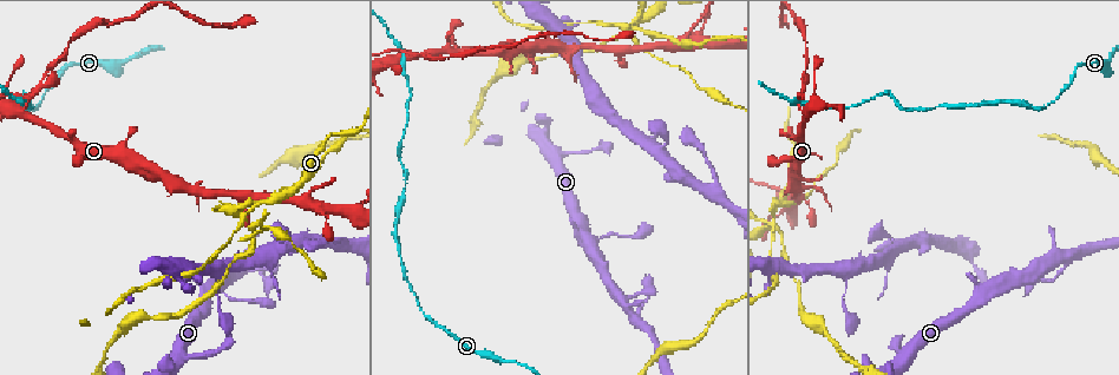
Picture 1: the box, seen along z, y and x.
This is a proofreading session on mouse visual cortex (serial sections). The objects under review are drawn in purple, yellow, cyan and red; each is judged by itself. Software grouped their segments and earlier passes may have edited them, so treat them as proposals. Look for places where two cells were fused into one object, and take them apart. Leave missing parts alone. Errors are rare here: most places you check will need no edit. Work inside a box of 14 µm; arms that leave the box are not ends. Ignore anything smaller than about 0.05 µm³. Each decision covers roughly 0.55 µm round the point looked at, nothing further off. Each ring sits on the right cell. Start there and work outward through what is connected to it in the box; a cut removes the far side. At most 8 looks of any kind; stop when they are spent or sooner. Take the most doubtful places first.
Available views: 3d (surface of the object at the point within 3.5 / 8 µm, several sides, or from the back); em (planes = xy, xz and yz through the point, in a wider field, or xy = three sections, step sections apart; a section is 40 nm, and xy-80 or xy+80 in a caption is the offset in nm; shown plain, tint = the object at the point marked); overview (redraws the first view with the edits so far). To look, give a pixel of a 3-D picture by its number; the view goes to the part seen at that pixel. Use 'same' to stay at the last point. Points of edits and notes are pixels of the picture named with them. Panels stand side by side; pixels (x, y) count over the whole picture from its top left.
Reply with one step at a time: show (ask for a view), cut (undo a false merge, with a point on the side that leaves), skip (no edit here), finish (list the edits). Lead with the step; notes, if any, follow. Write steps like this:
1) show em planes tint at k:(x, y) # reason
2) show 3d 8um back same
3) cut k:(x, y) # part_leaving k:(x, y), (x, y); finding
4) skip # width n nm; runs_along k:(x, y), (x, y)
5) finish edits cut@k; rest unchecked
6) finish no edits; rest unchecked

show 3d 3.5um at 1:(633, 27) # two arms at a narrow angle

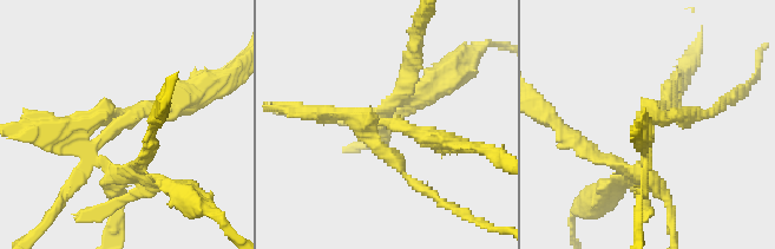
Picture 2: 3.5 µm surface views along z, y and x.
show em xy step 2 tint at 2:(116, 121) # shape alone is not enough

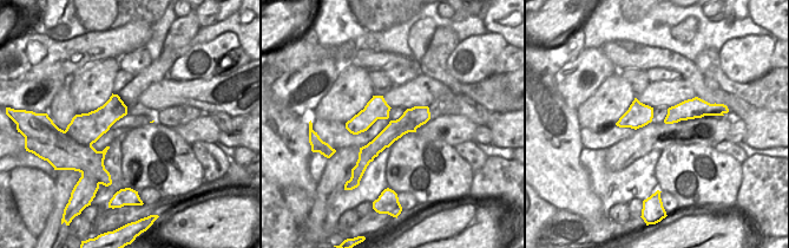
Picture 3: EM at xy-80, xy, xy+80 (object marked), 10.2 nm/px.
cut 2:(398, 159) # part_leaving 2:(363, 116), (382, 133), (363, 145); a second cell is stuck on

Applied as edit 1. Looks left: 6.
show 3d 8um at 1:(410, 53) # thin neck

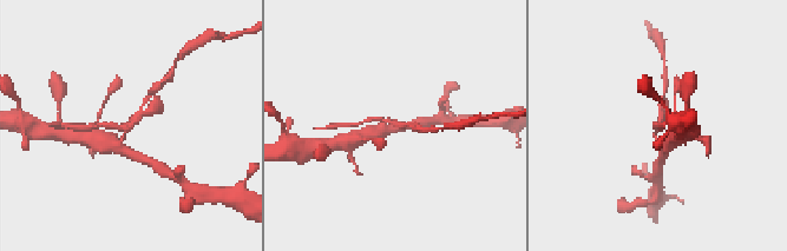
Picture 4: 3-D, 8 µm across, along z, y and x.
show 3d 3.5um at 4:(132, 123) # closer look

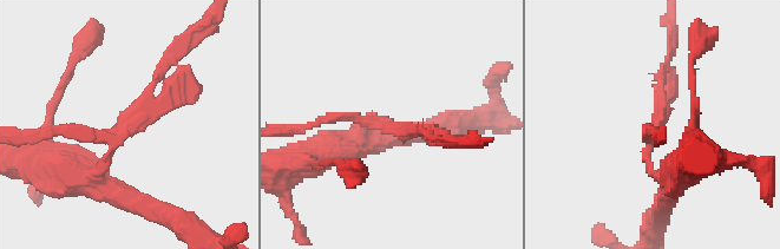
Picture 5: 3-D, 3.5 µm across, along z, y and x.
show em xy step 3 tint at 5:(125, 129) # arms 3; arm_widths 150, 200, 200 nm

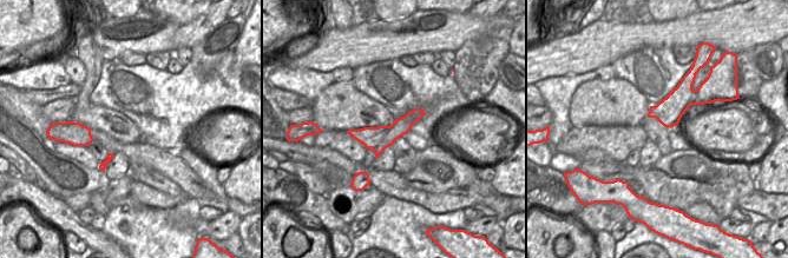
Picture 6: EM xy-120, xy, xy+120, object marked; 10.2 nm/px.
cut 5:(70, 131) # a second cell is stuck on

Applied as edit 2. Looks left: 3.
show 3d 3.5um back at 1:(888, 90) # sharp bend

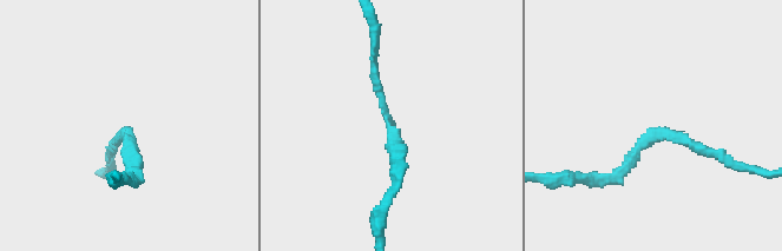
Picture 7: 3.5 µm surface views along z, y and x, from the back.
show em xy step 2 tint at 7:(656, 131) # arm_widths 150, 200 nm

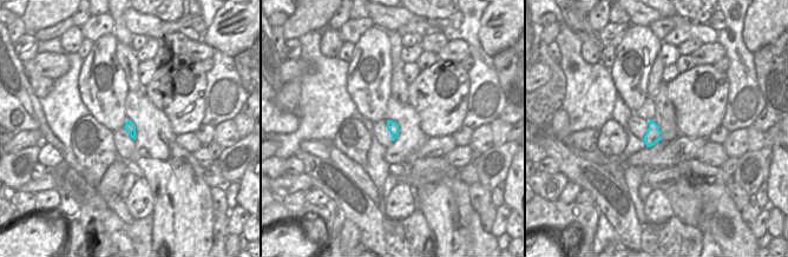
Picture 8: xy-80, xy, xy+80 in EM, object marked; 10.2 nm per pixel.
show em xy step 5 tint same # cut it another way

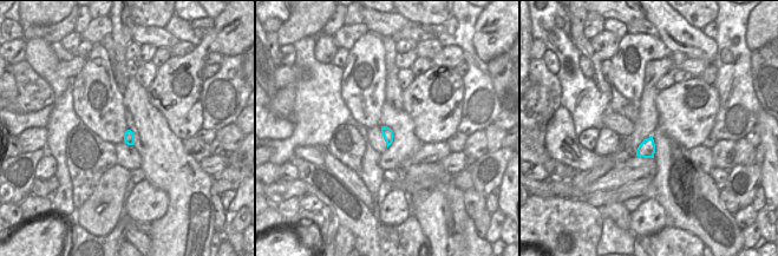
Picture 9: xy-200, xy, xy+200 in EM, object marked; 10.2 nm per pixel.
skip # runs_along 7:(602, 182), (656, 131), (725, 156); all the same cell

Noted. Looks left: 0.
finish edits cut@2, cut@5; rest unchecked

